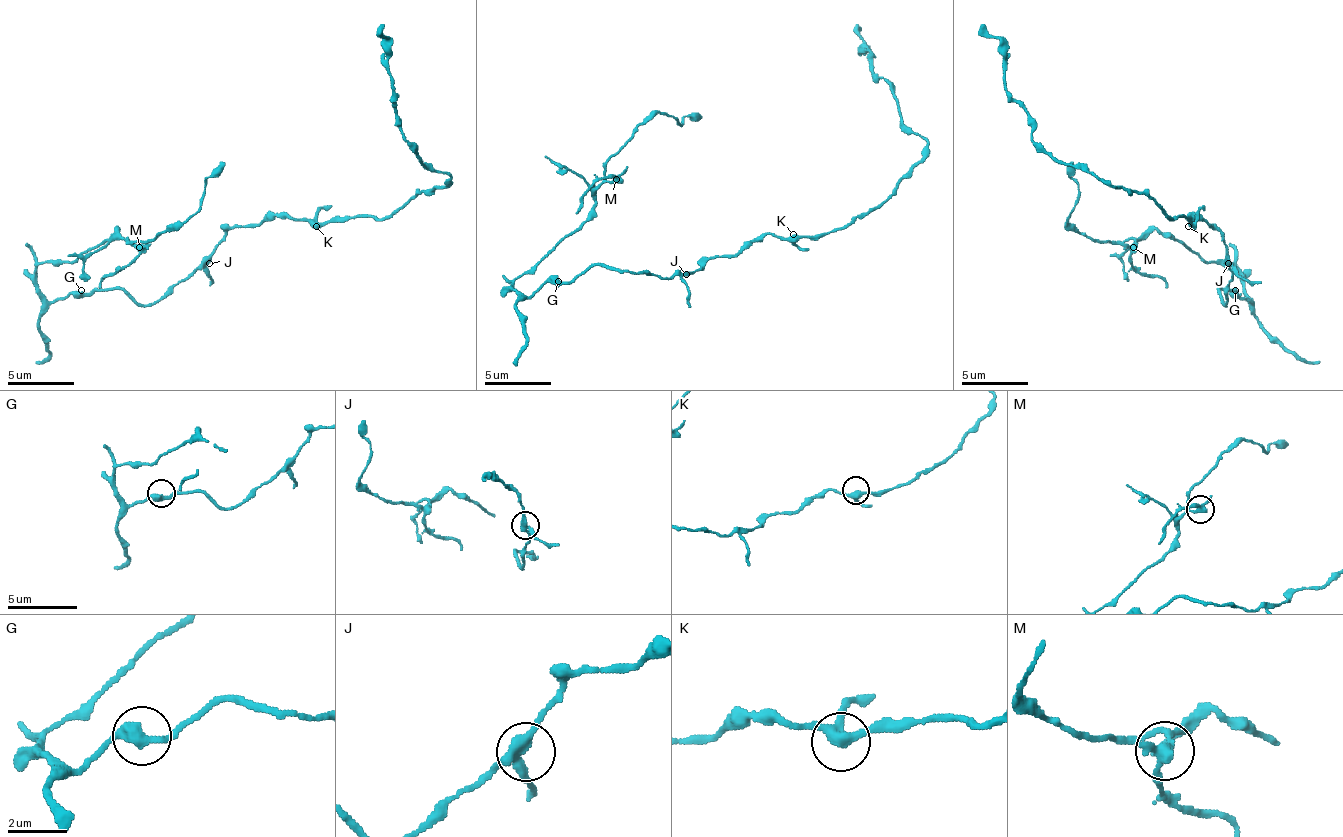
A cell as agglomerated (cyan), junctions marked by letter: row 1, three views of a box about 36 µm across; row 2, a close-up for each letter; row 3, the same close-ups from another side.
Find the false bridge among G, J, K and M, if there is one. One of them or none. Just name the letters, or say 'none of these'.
M

